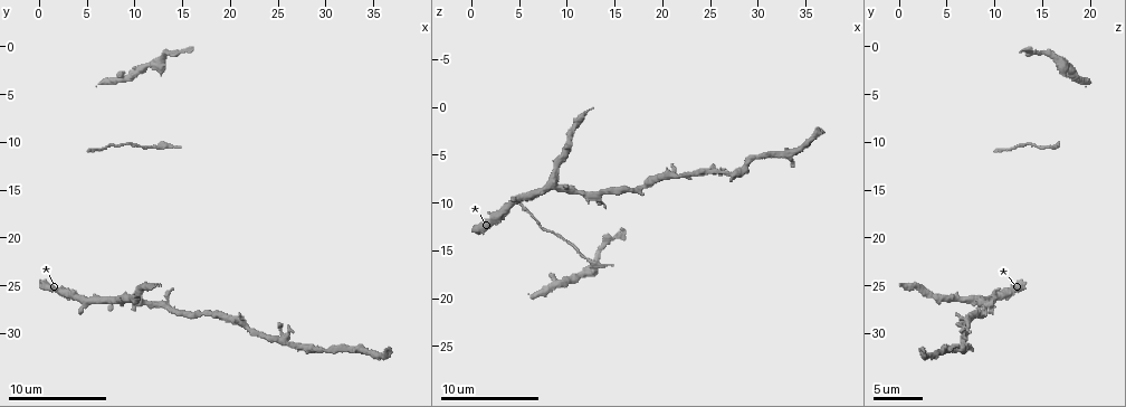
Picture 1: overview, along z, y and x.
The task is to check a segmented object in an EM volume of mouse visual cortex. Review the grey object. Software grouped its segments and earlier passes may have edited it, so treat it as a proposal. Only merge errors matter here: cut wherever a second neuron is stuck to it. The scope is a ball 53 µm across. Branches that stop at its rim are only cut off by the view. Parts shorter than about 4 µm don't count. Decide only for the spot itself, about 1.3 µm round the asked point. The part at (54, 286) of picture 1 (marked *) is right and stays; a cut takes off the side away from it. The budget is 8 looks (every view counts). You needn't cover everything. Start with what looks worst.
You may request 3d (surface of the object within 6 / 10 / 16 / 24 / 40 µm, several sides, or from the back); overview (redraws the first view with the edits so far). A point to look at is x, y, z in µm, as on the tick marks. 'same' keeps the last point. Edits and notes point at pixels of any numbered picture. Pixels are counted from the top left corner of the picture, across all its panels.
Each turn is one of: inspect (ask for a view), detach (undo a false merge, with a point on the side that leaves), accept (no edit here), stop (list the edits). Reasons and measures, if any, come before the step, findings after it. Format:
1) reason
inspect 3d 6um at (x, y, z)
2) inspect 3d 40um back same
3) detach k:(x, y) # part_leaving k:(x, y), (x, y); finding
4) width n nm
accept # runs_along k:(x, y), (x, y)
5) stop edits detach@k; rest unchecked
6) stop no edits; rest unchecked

thin neck
inspect 3d 16um at (13.8, 27.6, 9.0)

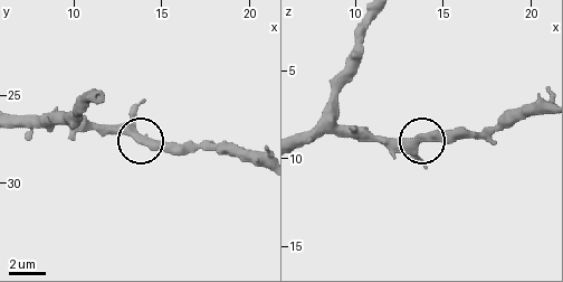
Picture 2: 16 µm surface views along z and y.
accept # runs_along 2:(301, 146), (332, 131), (363, 131), (395, 140), (484, 135); one neuron here

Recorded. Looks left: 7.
sudden change in width
inspect 3d 16um at (12.2, 10.8, 15.8)

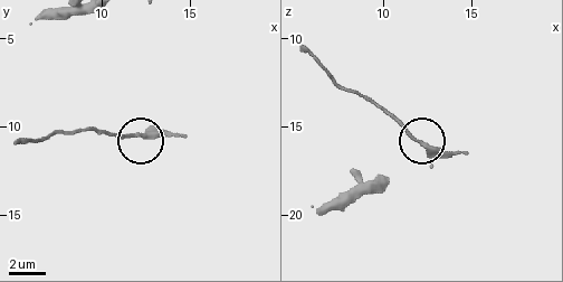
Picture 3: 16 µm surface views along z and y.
inspect 3d 6um at (12.2, 10.5, 15.9)

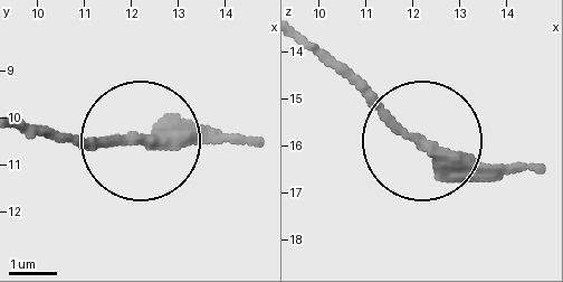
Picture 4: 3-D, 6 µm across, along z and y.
accept # one neuron here

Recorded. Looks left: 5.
thick turns thin
inspect 3d 10um at (31.0, 31.8, 5.0)

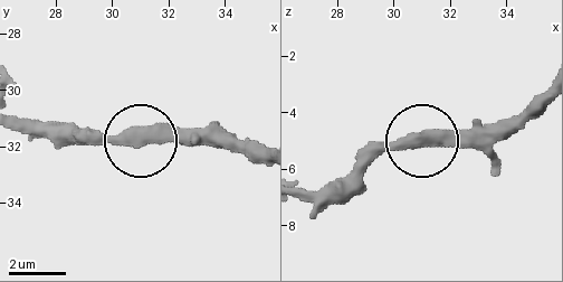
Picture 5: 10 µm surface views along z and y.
inspect 3d 10um back at (31.3, 31.6, 4.9)

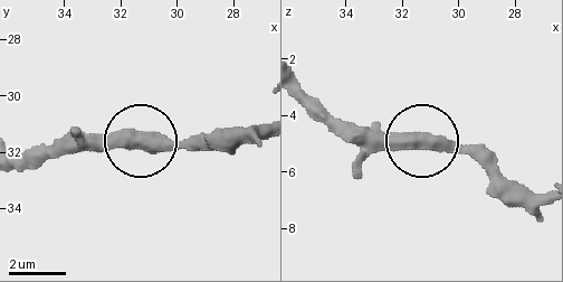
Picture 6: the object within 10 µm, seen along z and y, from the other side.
accept # runs_along 6:(257, 125), (178, 144), (65, 138); continuous, no second neuron

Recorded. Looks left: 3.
narrows sharply
inspect 3d 10um at (26.4, 31.4, 6.8)

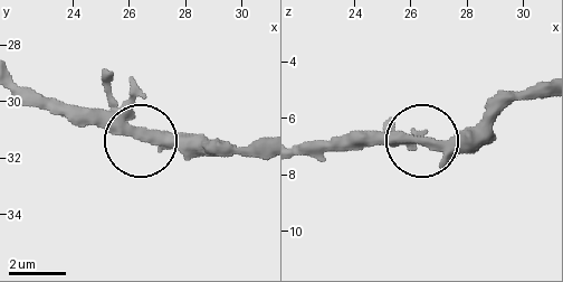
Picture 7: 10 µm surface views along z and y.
width 400 nm
accept # all the same neuron

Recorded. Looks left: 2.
stop no edits; rest unchecked

